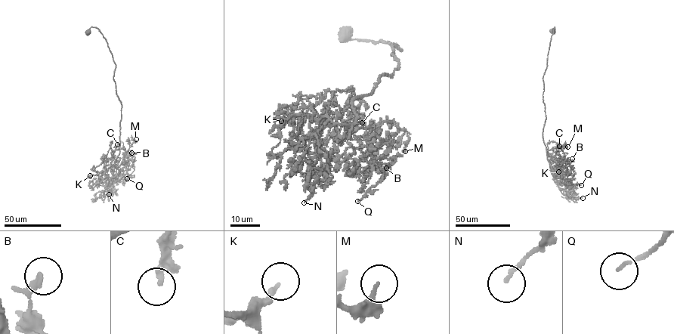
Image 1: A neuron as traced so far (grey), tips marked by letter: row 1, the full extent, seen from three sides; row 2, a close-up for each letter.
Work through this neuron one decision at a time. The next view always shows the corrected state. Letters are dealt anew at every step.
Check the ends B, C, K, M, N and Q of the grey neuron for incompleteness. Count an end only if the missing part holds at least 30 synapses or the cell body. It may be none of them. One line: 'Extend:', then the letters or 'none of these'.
Extend: none of these

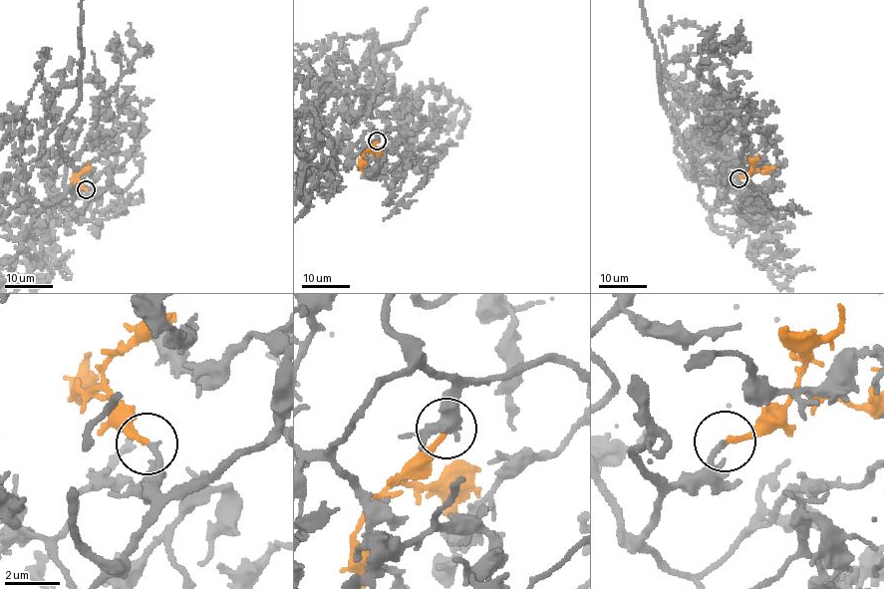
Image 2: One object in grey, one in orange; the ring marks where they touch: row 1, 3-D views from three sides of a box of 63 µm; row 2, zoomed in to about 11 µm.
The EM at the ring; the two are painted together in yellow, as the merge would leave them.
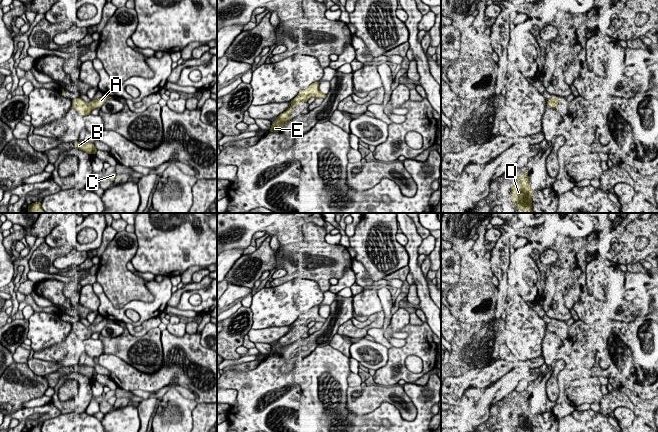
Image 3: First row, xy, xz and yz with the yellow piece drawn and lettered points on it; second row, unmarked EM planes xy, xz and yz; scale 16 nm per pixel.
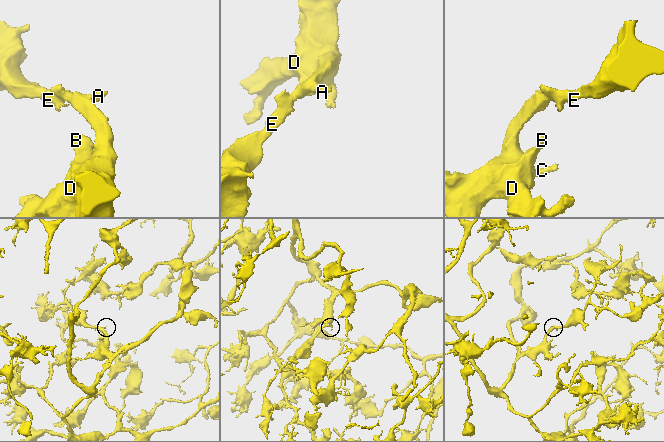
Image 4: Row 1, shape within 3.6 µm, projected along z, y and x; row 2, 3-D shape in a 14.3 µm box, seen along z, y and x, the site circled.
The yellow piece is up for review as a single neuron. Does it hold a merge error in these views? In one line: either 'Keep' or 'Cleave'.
Keep

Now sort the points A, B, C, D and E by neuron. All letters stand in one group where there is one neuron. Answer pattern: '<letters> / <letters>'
A B C D E

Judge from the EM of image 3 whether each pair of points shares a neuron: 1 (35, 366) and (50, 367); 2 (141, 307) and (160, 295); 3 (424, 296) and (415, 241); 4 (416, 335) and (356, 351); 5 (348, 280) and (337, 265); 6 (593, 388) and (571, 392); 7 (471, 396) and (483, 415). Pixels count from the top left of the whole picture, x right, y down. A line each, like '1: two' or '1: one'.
1: one
2: one
3: one
4: two
5: two
6: one
7: two

